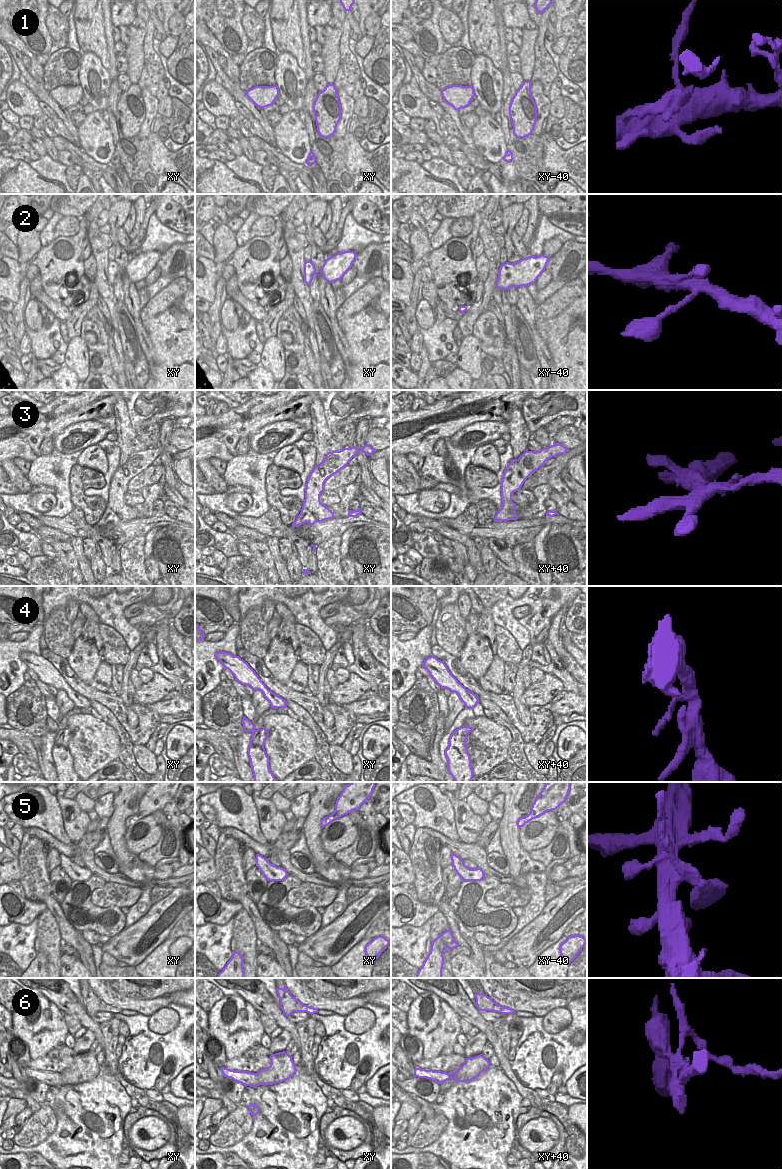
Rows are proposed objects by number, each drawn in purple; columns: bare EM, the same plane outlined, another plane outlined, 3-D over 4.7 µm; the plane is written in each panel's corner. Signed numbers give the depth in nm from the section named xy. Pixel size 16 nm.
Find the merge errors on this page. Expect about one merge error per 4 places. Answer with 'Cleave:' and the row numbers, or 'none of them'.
Cleave: 3, 6

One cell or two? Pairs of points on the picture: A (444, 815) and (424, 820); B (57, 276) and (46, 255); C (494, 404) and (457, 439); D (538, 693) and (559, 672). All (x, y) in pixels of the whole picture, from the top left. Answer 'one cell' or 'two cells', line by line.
A: one cell
B: one cell
C: two cells
D: two cells

